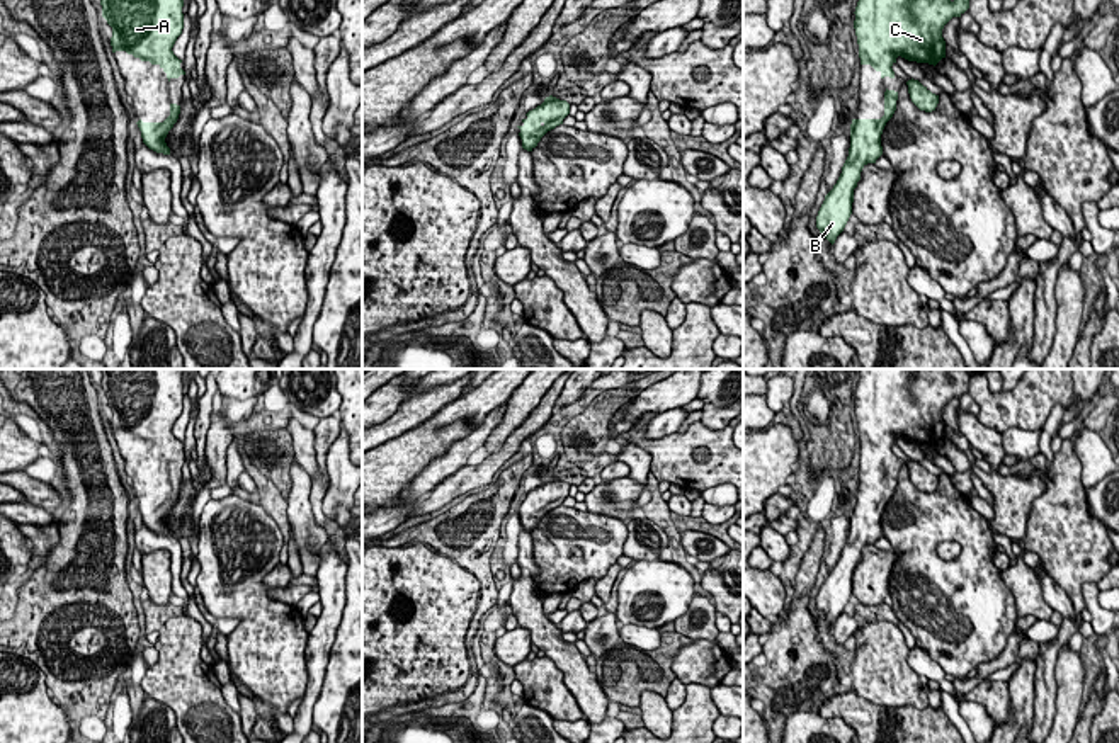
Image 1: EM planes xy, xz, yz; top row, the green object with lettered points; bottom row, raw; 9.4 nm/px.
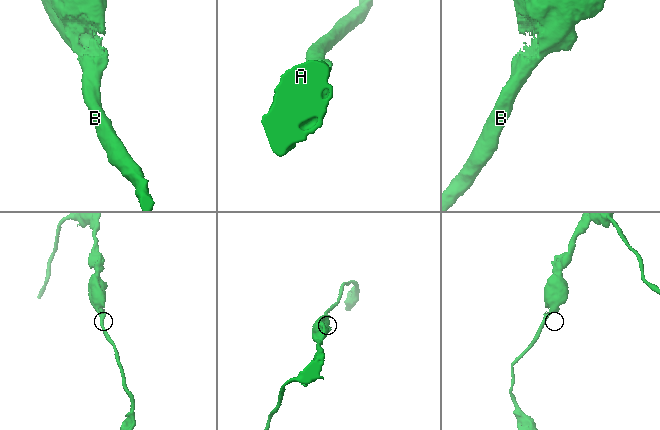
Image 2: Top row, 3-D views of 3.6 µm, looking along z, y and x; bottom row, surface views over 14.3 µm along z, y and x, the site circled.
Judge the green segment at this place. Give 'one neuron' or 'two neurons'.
one neuron

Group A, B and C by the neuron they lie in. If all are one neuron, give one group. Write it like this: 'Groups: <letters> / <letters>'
Groups: A B C

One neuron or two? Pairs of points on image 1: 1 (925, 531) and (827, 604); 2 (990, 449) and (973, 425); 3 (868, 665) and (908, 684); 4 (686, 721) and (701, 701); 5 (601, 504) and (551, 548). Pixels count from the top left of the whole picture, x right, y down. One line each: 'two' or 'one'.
1: two
2: one
3: one
4: one
5: two

